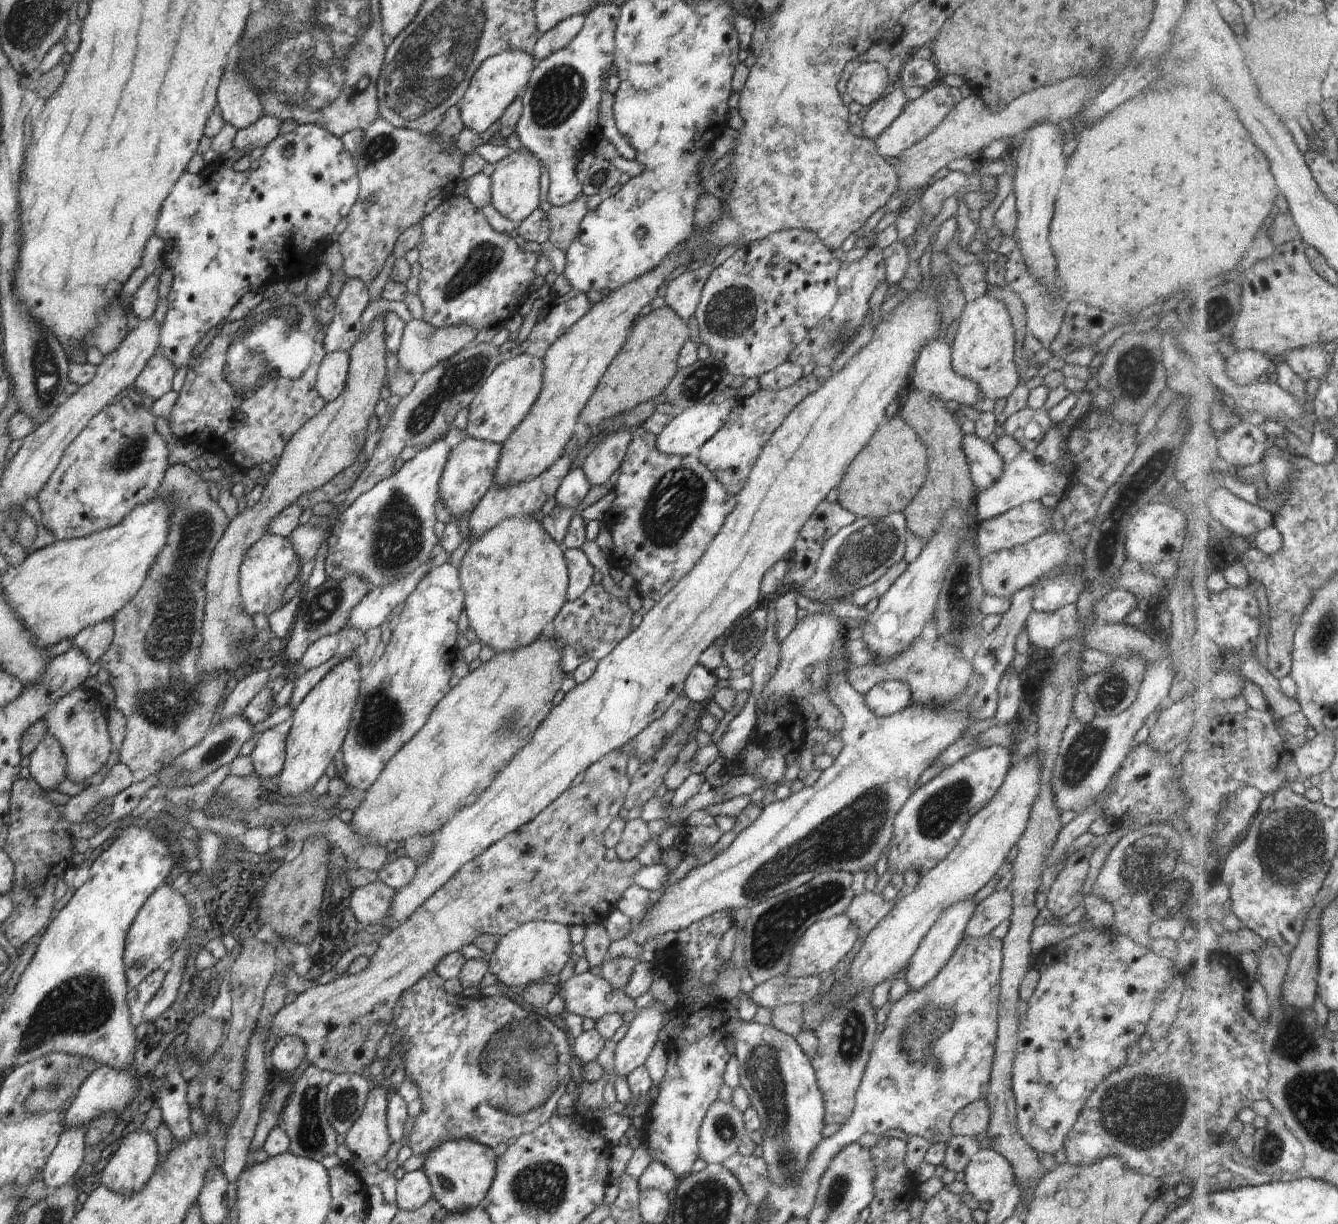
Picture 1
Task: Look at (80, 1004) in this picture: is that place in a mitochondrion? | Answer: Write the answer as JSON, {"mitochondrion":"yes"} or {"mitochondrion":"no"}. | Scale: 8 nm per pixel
{"mitochondrion":"yes"}

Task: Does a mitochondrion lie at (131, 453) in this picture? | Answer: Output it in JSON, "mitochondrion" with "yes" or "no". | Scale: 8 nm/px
{"mitochondrion":"yes"}

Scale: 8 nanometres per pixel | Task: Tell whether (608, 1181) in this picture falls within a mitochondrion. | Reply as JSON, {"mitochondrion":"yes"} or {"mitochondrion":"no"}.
{"mitochondrion":"no"}

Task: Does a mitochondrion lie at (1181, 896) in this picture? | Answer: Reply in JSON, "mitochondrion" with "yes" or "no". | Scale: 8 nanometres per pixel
{"mitochondrion":"yes"}

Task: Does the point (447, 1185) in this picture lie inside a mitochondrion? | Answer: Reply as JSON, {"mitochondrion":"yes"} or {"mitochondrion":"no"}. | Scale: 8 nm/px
{"mitochondrion":"yes"}

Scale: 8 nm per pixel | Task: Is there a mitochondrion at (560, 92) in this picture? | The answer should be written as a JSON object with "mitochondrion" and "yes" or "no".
{"mitochondrion":"yes"}

